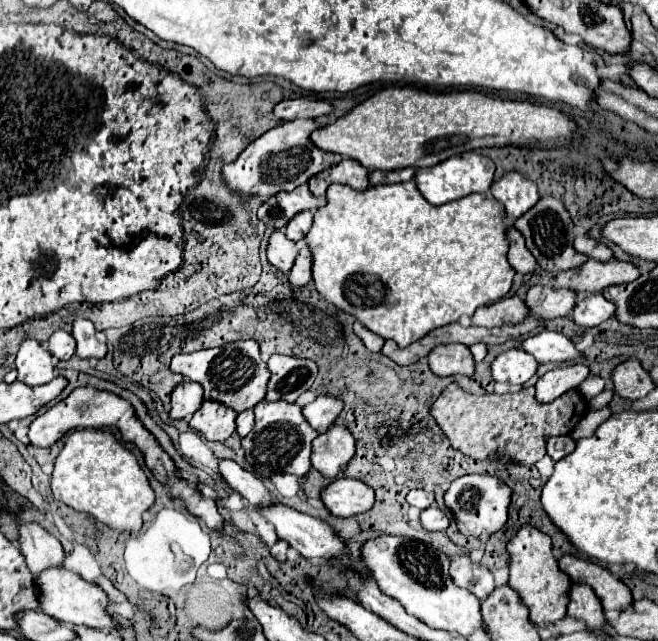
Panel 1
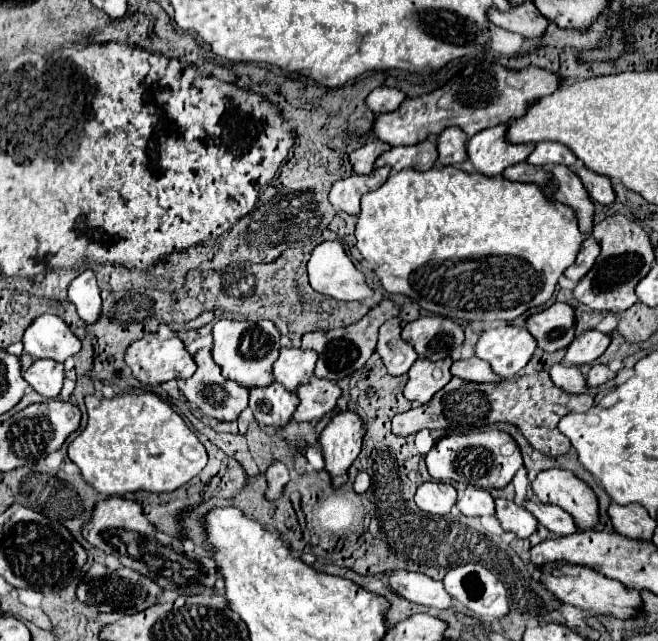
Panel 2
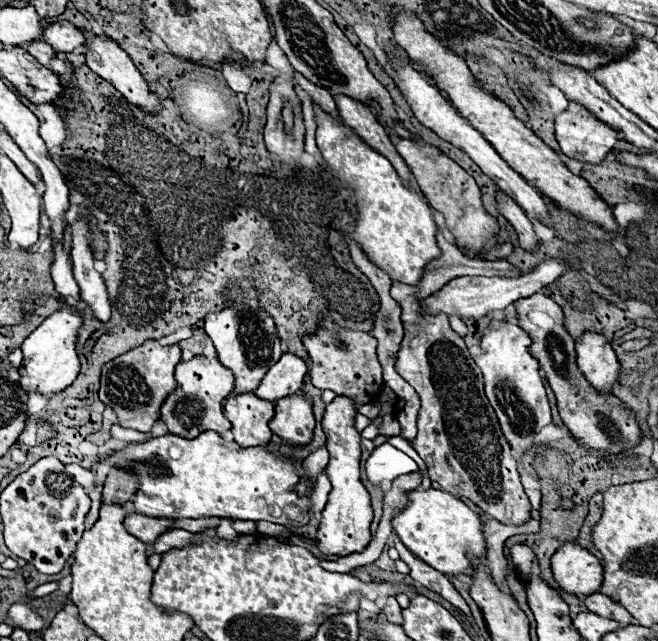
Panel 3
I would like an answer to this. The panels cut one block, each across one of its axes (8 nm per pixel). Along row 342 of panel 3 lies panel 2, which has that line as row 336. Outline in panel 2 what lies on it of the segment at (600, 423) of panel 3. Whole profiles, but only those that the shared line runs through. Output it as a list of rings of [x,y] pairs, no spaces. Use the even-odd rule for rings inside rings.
[[[556,302],[550,308],[530,316],[526,328],[544,352],[568,348],[574,340],[574,310],[568,304]]]

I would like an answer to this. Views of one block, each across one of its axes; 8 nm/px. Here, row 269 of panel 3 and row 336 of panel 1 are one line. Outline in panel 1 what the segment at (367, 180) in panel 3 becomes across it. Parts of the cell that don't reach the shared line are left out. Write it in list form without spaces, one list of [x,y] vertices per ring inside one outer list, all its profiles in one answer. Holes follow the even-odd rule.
[[[412,180],[400,182],[400,184],[370,186],[362,192],[356,192],[344,184],[328,186],[326,206],[322,206],[314,212],[314,224],[312,224],[310,232],[306,234],[304,242],[312,252],[312,280],[314,280],[318,294],[326,302],[330,302],[336,308],[344,310],[346,314],[352,314],[354,318],[358,318],[358,322],[362,322],[362,326],[366,326],[370,332],[382,336],[384,340],[394,340],[402,348],[424,338],[430,330],[436,330],[436,328],[442,328],[446,324],[456,322],[462,314],[472,316],[478,306],[492,304],[492,302],[500,300],[502,296],[508,294],[508,290],[512,286],[512,276],[516,274],[506,258],[508,240],[506,240],[506,226],[504,226],[504,208],[494,198],[484,198],[482,194],[470,194],[470,196],[464,196],[460,200],[454,200],[454,202],[448,202],[442,206],[432,206],[430,202],[426,202],[426,198],[422,198],[422,194],[418,194]]]

